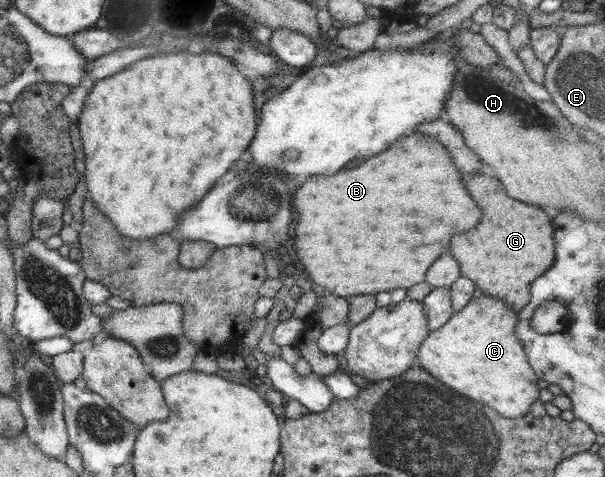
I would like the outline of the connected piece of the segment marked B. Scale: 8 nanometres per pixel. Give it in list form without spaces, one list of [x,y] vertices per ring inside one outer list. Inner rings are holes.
[[[409,132],[404,134],[398,138],[396,138],[396,142],[388,148],[388,150],[384,150],[384,152],[380,152],[380,154],[376,154],[376,156],[372,156],[372,158],[368,158],[366,162],[362,162],[358,168],[352,168],[352,170],[346,170],[346,168],[342,168],[340,172],[336,172],[334,176],[312,176],[312,178],[308,178],[296,192],[294,192],[294,212],[298,212],[298,226],[296,226],[296,238],[294,238],[294,248],[296,248],[296,254],[298,254],[298,258],[300,258],[300,262],[302,262],[302,266],[304,266],[304,270],[308,272],[308,276],[310,276],[310,280],[314,282],[314,284],[318,284],[318,286],[322,286],[322,288],[328,288],[334,296],[342,296],[342,298],[346,298],[346,296],[358,296],[358,294],[378,294],[378,292],[382,292],[382,290],[392,290],[392,288],[410,288],[410,286],[414,286],[414,284],[420,284],[422,280],[424,280],[424,274],[426,274],[426,270],[430,268],[430,264],[442,254],[442,252],[446,252],[448,250],[448,240],[452,238],[452,234],[462,234],[464,230],[470,230],[472,226],[476,226],[476,222],[478,222],[478,218],[480,218],[480,210],[478,210],[478,206],[474,204],[474,200],[466,194],[466,190],[464,190],[464,186],[460,184],[460,176],[458,176],[458,172],[456,172],[456,168],[454,168],[454,164],[452,164],[452,158],[448,156],[448,152],[446,149],[436,139],[426,136],[422,133],[418,132]]]

